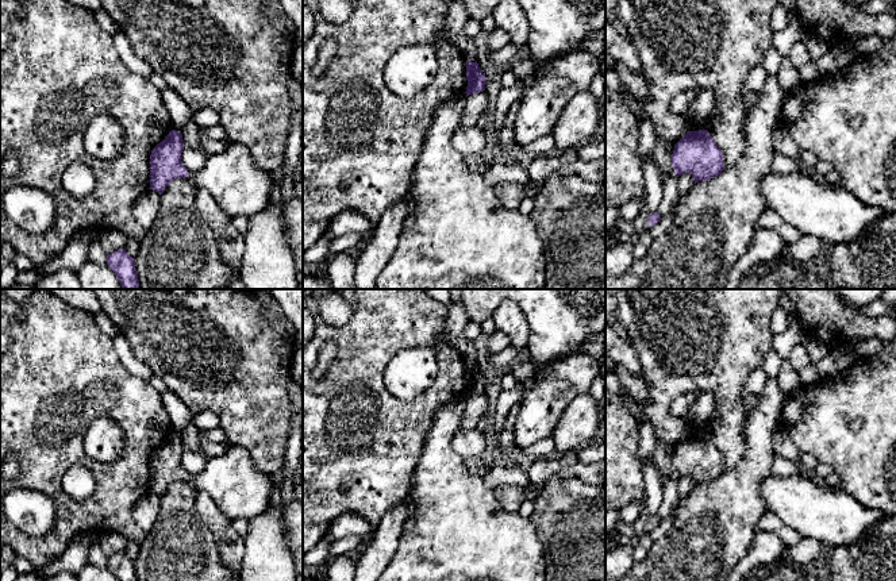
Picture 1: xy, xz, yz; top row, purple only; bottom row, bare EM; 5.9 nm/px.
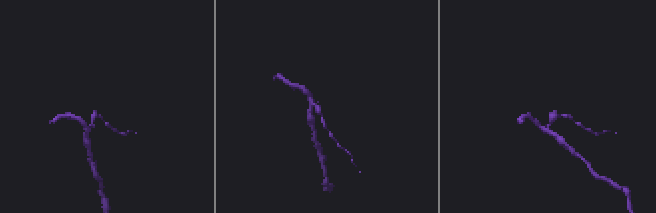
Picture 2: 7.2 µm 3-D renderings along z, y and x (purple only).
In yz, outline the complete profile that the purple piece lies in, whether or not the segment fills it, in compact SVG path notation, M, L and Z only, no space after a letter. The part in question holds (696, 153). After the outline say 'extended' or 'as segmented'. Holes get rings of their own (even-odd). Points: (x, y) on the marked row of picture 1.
M707 130L688 131L672 154L676 177L691 173L695 184L707 181L724 170L723 153Z | as segmented

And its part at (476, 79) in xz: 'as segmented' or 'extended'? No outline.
as segmented

